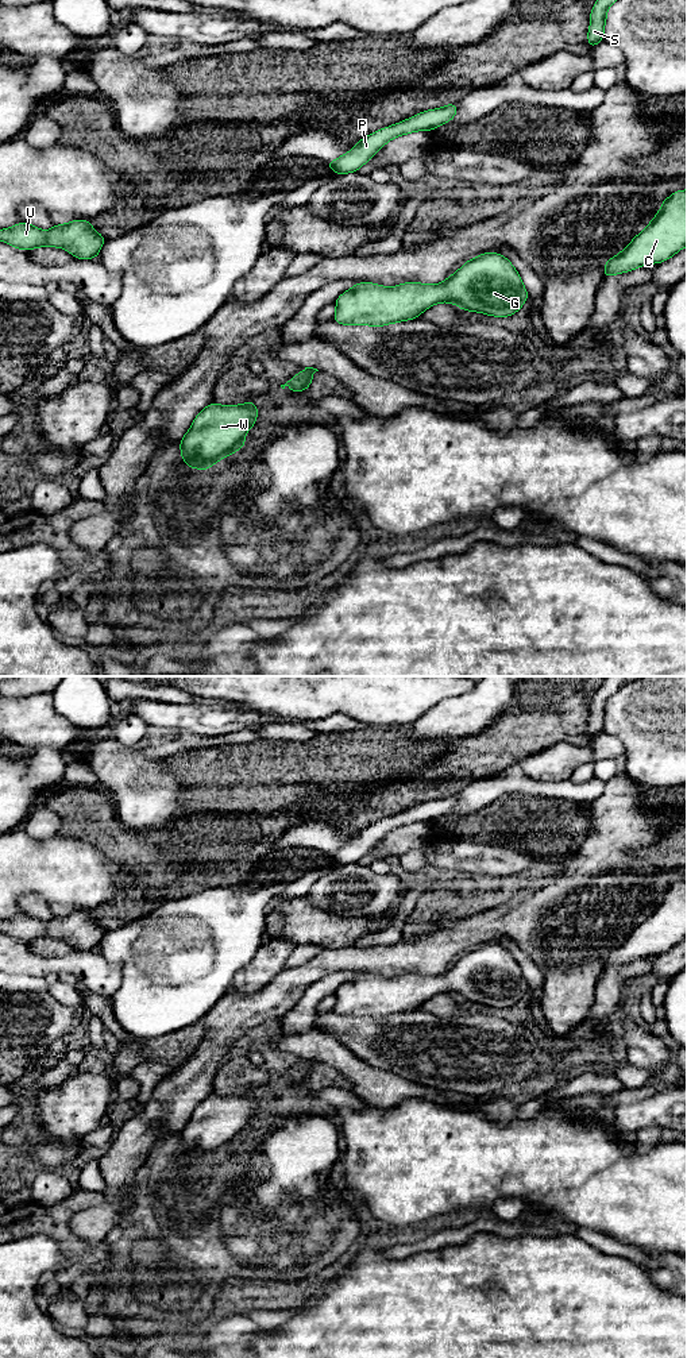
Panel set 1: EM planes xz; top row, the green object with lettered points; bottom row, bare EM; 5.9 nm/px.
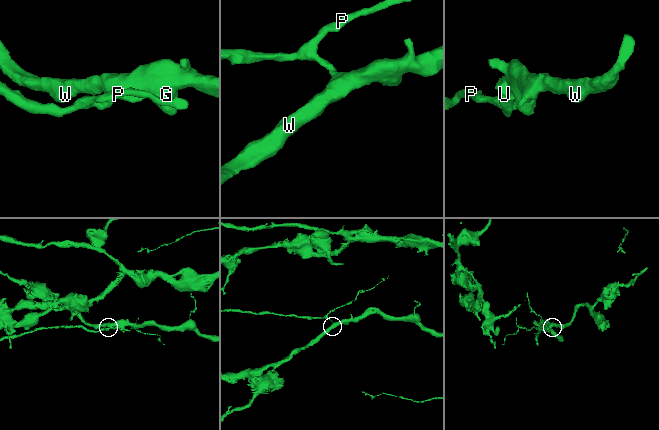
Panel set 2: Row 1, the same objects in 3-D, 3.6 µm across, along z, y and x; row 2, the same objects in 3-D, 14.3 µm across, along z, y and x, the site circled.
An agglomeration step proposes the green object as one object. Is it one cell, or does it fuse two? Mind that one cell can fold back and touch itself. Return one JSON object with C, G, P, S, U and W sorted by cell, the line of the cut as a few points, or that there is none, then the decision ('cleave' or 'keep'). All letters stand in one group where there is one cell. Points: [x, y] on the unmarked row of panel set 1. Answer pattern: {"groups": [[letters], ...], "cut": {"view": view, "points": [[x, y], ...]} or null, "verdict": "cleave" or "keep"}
{"groups": [["C", "G", "P", "S", "U", "W"]], "cut": null, "verdict": "keep"}

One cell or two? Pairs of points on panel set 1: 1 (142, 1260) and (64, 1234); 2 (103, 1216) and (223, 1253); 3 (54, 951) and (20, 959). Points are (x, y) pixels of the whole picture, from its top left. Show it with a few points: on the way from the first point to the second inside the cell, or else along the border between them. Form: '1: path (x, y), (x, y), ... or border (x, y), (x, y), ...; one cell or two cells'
1: border (161, 1238), (139, 1238), (130, 1249); two cells
2: border (136, 1195), (118, 1223), (96, 1243); two cells
3: border (26, 942), (33, 952), (42, 956), (69, 953); two cells

